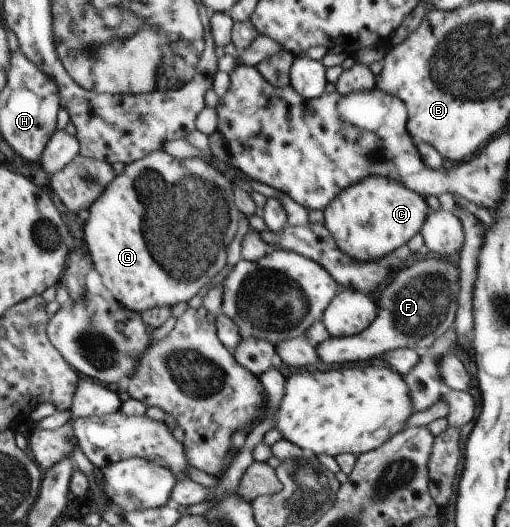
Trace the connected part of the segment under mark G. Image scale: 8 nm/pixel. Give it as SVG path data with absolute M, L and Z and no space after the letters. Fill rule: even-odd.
M163 150L154 153L163 154L163 169L172 167L176 174L181 170L181 180L177 184L163 182L162 172L145 168L145 157L129 163L123 174L115 175L103 194L90 206L89 219L84 227L87 250L103 284L121 305L138 313L155 307L172 308L179 302L189 302L201 288L209 288L211 280L227 264L227 247L243 215L236 207L233 182L227 173L223 174L203 157L178 160ZM181 216L185 222L189 220L189 230L193 228L195 234L181 234Z

